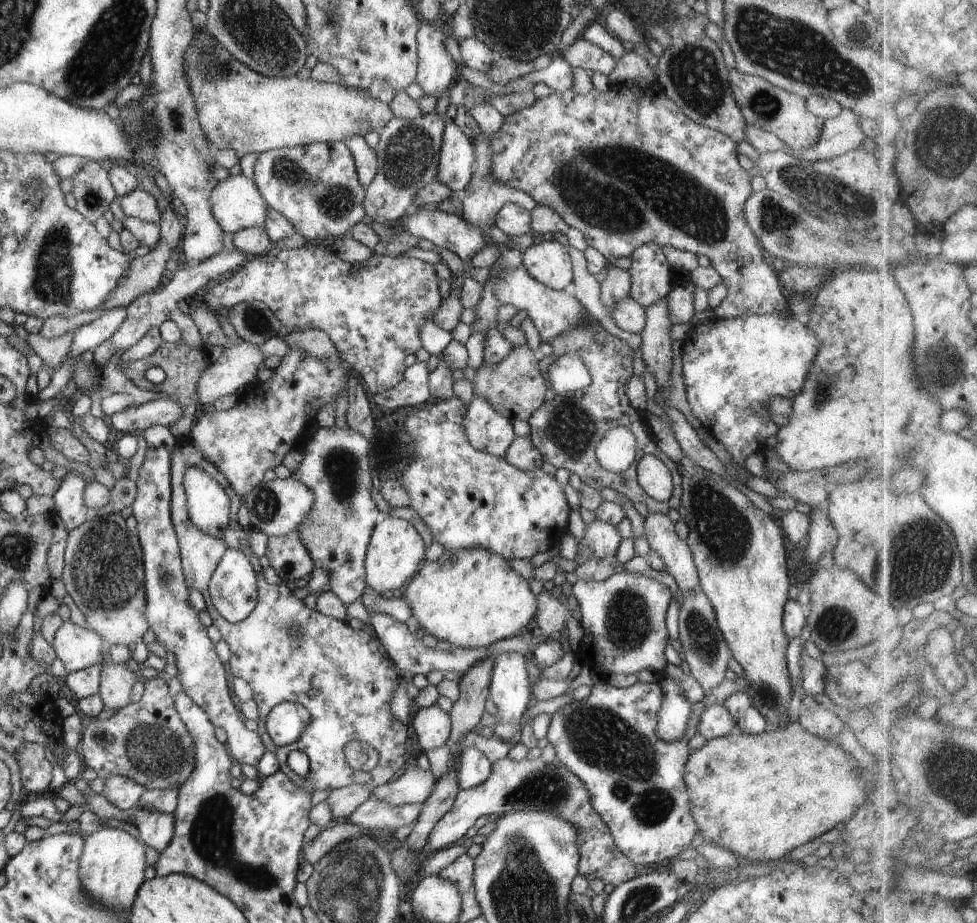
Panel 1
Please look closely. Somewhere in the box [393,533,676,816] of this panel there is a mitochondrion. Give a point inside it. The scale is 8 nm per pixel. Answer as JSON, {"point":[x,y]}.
{"point":[627,625]}

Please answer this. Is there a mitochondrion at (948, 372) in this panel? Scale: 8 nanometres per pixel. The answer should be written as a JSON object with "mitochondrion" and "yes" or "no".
{"mitochondrion":"yes"}

